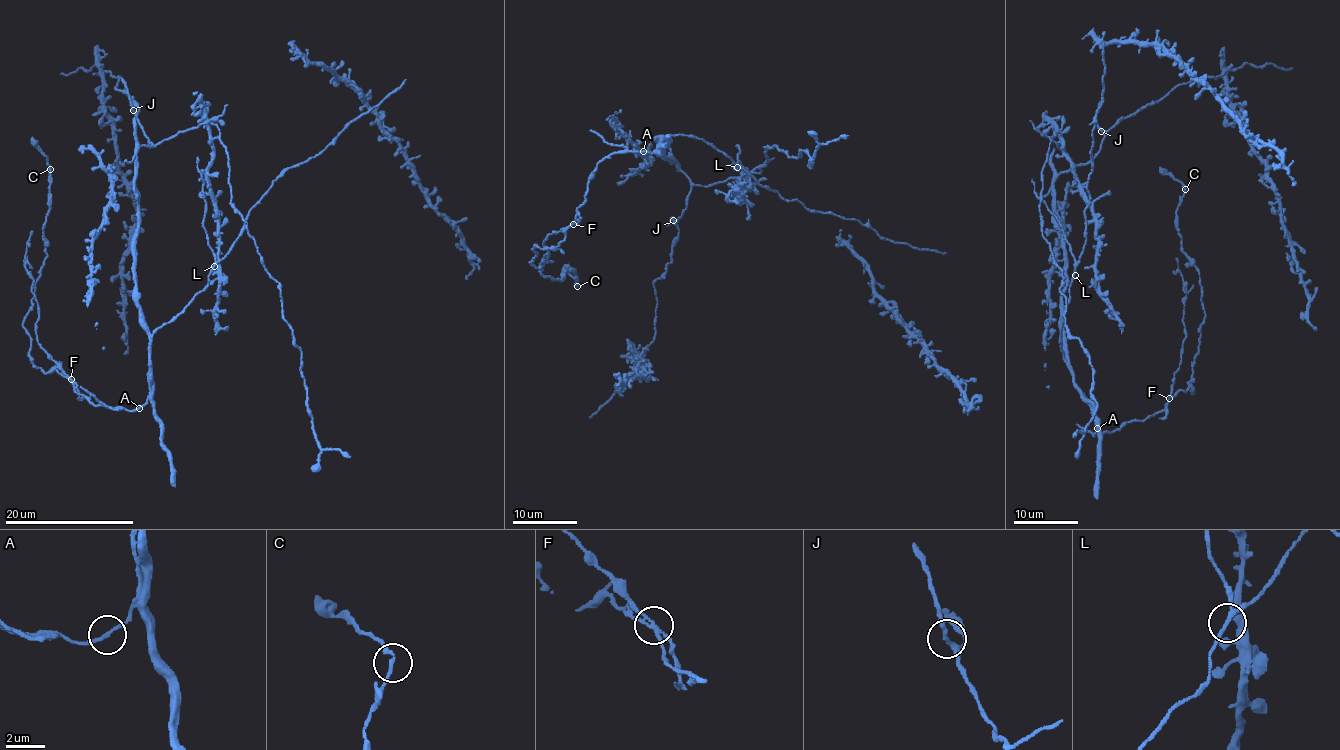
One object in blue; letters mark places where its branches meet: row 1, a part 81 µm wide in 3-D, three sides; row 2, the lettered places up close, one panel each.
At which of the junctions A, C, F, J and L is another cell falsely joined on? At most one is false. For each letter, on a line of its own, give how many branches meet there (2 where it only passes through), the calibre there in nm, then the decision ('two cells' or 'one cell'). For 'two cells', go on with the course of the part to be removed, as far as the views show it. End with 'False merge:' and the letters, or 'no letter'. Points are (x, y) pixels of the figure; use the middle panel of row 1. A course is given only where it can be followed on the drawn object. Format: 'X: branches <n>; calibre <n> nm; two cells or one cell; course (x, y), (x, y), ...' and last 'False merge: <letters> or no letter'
A: branches 2; calibre 170 nm; one cell
C: branches 2; calibre 170 nm; one cell
F: branches 3; calibre 160 nm; two cells; course (573, 224), (549, 235), (544, 242), (548, 255), (544, 254), (546, 259), (541, 263), (542, 266), (553, 261)
J: branches 3; calibre 180 nm; one cell
L: branches 3; calibre 160 nm; one cell
False merge: F

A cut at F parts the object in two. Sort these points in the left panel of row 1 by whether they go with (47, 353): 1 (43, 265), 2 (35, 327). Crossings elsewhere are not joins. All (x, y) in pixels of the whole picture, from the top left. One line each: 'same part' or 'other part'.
1: other part
2: same part

